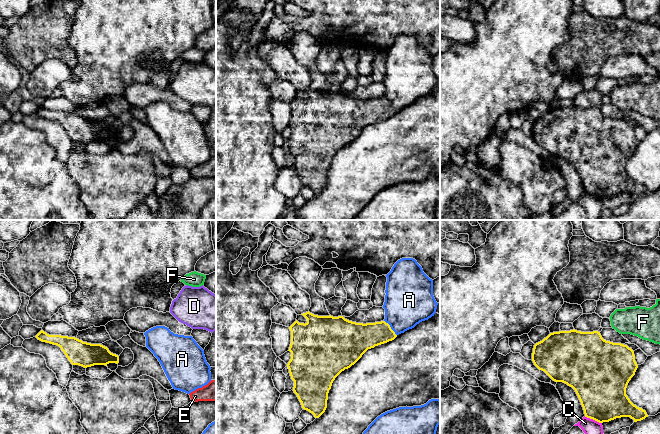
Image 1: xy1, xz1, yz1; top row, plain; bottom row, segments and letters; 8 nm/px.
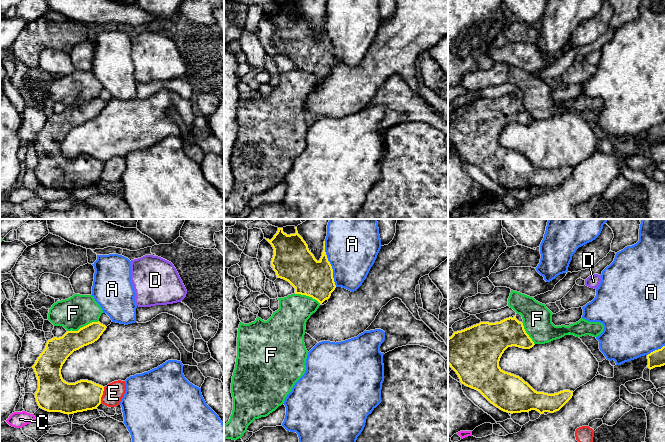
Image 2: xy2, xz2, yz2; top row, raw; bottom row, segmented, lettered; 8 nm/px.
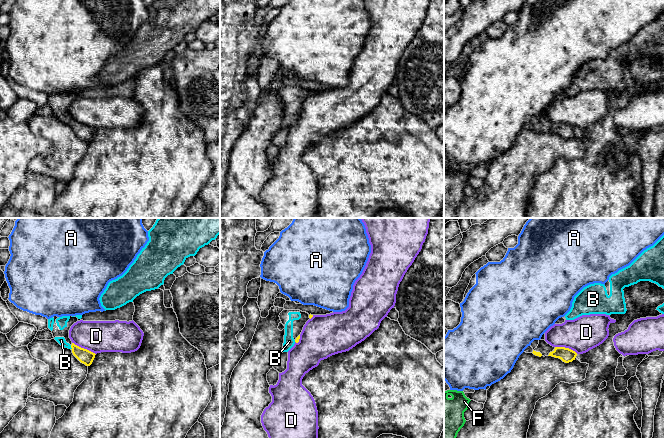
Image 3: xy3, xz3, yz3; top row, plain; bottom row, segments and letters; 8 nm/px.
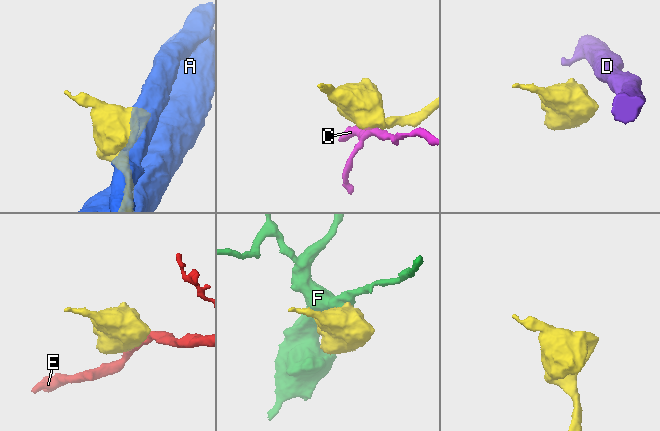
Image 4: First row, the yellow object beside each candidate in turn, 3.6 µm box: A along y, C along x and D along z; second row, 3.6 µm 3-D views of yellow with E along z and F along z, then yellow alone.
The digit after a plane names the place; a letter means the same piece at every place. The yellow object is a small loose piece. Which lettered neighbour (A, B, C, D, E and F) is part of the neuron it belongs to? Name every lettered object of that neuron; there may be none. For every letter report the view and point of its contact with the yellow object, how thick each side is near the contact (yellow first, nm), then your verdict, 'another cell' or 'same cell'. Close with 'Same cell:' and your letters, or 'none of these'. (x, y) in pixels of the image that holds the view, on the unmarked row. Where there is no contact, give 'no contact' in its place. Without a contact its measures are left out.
A: xz2 (330, 40) | 300/400 nm | another cell
B: xy3 (71, 123) | 120/60 nm | same cell
C: yz1 (593, 195) | 400/150 nm | another cell
D: xy3 (83, 124) | 120/260 nm | another cell
E: xy2 (102, 170) | 240/160 nm | another cell
F: xy2 (82, 103) | 180/260 nm | another cell
Same cell: B

